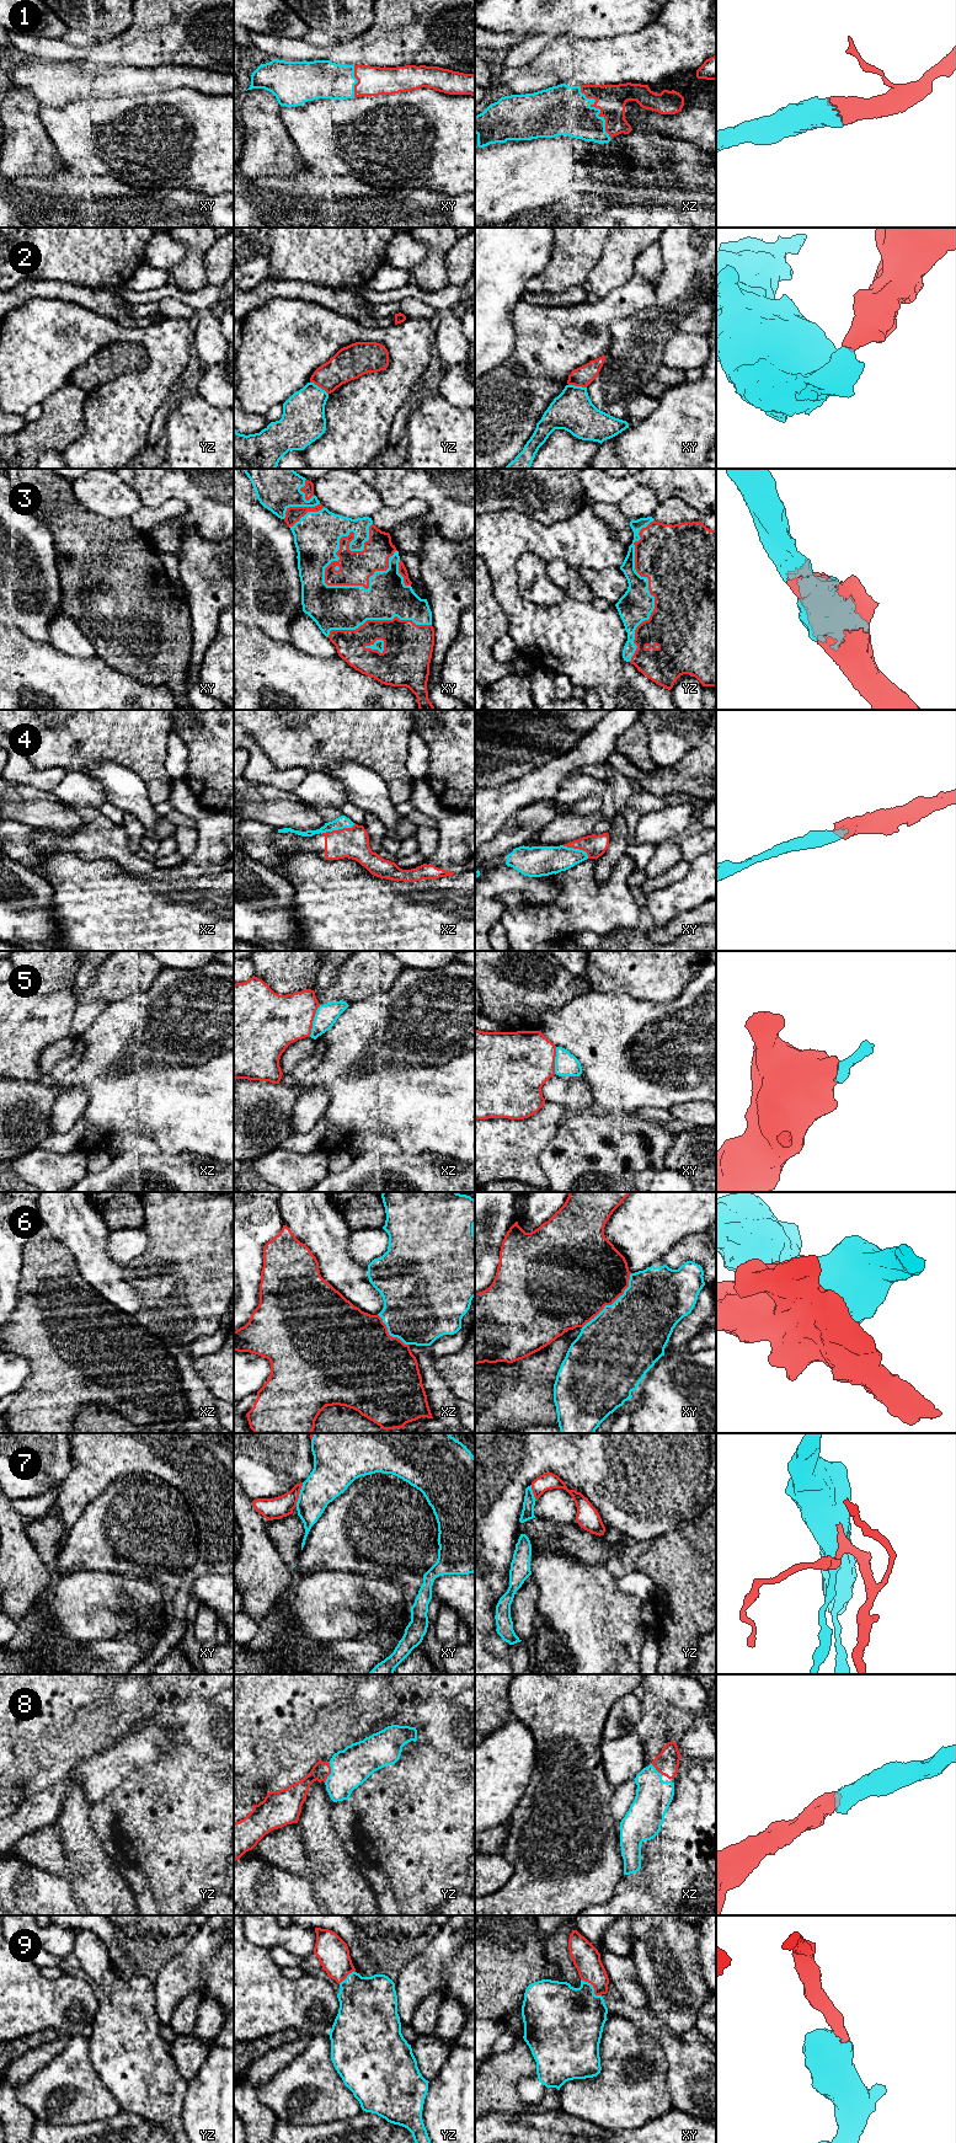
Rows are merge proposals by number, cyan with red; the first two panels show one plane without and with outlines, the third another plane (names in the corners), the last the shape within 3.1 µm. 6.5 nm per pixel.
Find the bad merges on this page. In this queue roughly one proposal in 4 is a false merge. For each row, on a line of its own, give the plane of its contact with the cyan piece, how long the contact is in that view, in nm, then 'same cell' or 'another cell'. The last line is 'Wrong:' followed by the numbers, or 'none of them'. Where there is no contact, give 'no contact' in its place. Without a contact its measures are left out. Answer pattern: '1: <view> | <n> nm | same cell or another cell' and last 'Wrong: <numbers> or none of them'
1: xz | 400 nm | same cell
2: yz | 150 nm | another cell
3: xy | 500 nm | same cell
4: xz | 240 nm | same cell
5: xz | 220 nm | another cell
6: xy | 480 nm | another cell
7: xy | 170 nm | another cell
8: yz | 140 nm | same cell
9: xy | 180 nm | same cell
Wrong: 2, 5, 6, 7

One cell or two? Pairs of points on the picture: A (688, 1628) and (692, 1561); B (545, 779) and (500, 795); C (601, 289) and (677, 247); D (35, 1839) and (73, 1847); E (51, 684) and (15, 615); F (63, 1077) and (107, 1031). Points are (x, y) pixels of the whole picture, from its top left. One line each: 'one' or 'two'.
A: one
B: one
C: two
D: two
E: two
F: one

